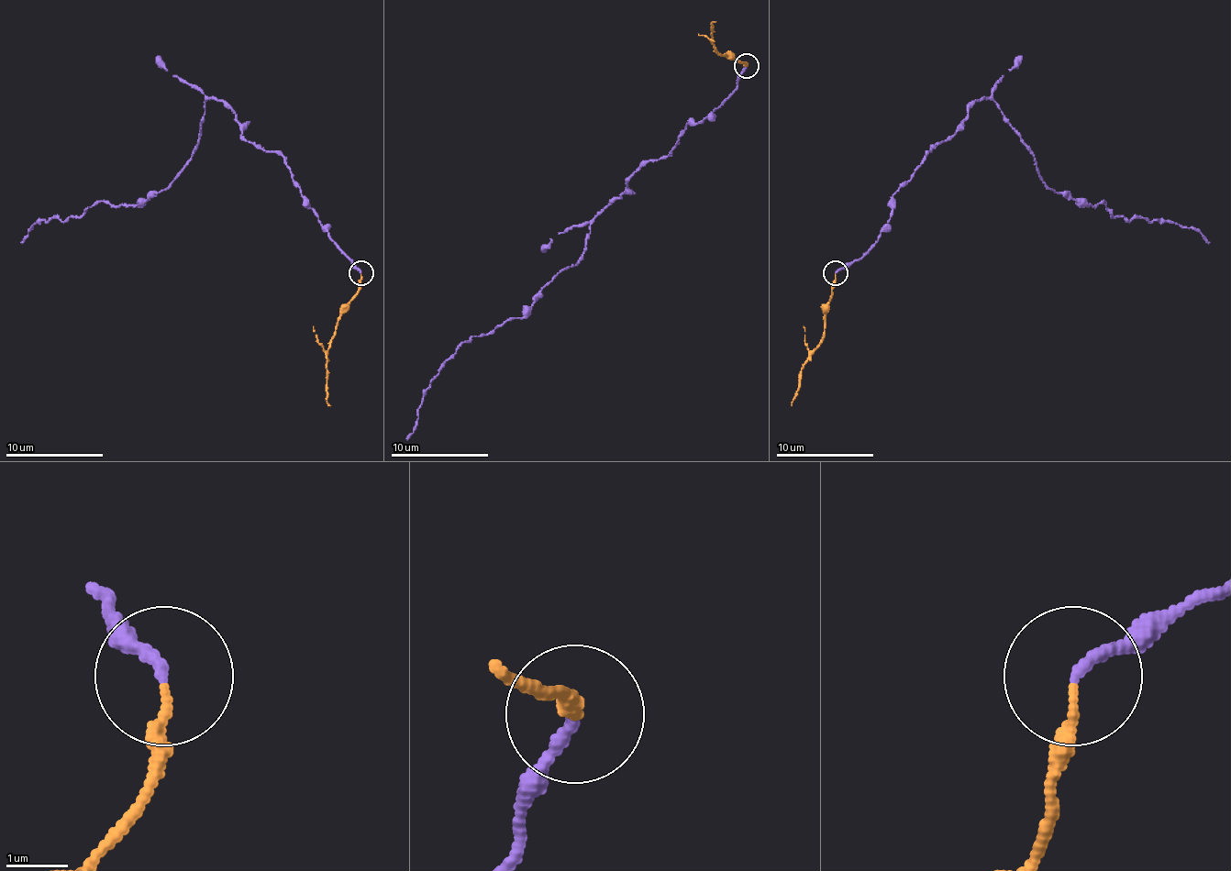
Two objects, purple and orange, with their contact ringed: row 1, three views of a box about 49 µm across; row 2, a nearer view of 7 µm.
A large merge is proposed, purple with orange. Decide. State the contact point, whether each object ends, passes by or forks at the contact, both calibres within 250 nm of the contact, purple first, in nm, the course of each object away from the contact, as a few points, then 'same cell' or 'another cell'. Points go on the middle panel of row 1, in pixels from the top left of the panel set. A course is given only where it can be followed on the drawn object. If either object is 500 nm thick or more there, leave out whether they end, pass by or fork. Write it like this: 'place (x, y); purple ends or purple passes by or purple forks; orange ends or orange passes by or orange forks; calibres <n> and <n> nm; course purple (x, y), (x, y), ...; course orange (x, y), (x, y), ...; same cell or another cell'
place (746, 65); purple ends; orange ends; calibres 190 and 170 nm; course purple (747, 66), (715, 110), (598, 214), (578, 261), (520, 317), (464, 341), (407, 439); course orange (747, 66), (715, 49), (713, 32), (715, 22); another cell

